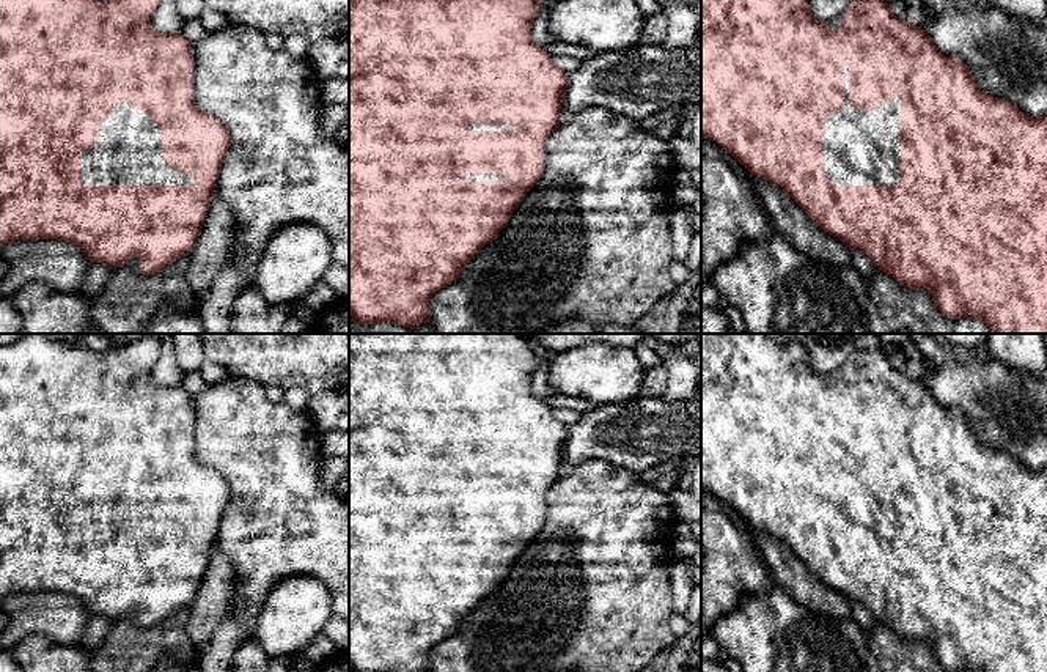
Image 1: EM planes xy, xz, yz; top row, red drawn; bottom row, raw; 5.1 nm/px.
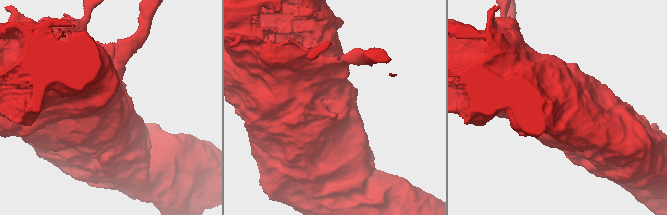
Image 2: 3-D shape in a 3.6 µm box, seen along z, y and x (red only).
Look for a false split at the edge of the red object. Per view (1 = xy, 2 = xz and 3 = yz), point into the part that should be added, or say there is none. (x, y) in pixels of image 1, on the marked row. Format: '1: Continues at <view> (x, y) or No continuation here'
1: Continues at xy (128, 153)
2: Continues at xz (469, 126)
3: Continues at yz (862, 148)

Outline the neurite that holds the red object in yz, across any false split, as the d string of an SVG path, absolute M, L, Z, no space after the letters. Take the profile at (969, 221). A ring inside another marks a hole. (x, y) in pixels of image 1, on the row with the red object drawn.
M701 0L701 138L720 145L750 175L783 189L821 230L839 239L849 249L866 253L879 271L888 274L902 286L929 291L945 316L981 319L994 334L1047 334L1047 115L1031 118L1011 102L981 91L976 79L959 57L940 54L932 38L921 27L912 27L906 19L896 17L885 0L854 0L841 16L830 20L817 20L808 0Z

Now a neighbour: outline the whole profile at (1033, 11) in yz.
M989 0L1011 17L1038 24L1047 14L1047 0Z

